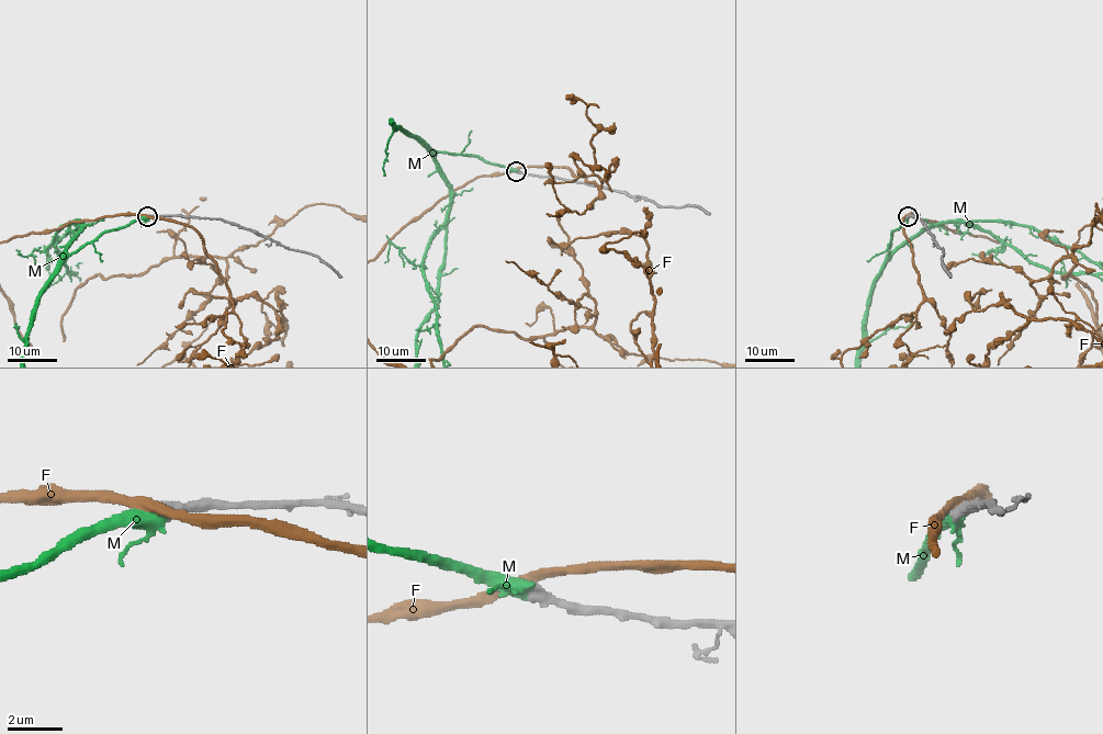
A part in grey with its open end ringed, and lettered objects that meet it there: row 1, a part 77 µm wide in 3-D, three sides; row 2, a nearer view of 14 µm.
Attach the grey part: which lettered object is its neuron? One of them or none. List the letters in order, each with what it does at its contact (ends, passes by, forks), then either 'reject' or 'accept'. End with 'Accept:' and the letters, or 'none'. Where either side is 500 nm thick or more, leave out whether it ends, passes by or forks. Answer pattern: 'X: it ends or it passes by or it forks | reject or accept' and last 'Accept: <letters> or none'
F: it passes by | reject
M: it passes by | accept
Accept: M

